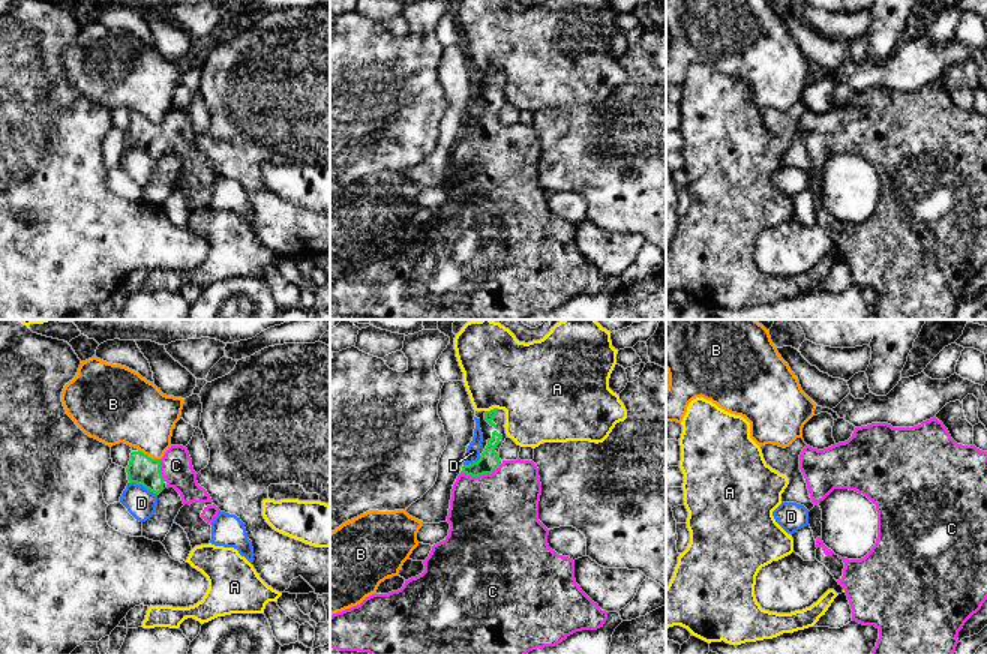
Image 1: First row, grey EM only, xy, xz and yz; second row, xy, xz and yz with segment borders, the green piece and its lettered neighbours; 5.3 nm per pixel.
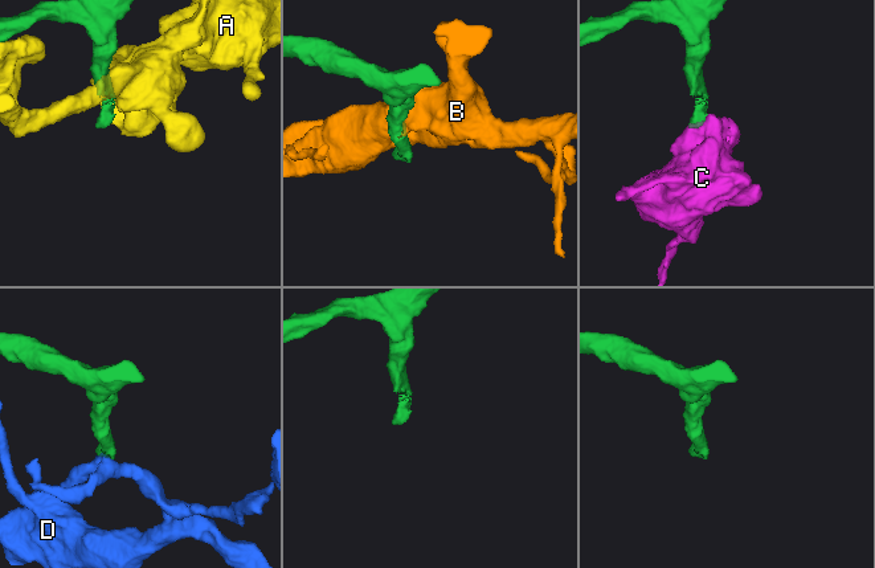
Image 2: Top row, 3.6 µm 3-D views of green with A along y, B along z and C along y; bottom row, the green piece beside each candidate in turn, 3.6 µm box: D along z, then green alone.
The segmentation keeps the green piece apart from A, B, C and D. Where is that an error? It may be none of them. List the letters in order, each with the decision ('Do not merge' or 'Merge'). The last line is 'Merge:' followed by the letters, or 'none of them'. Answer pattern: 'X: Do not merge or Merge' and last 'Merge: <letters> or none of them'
A: Do not merge
B: Do not merge
C: Merge
D: Do not merge
Merge: C

